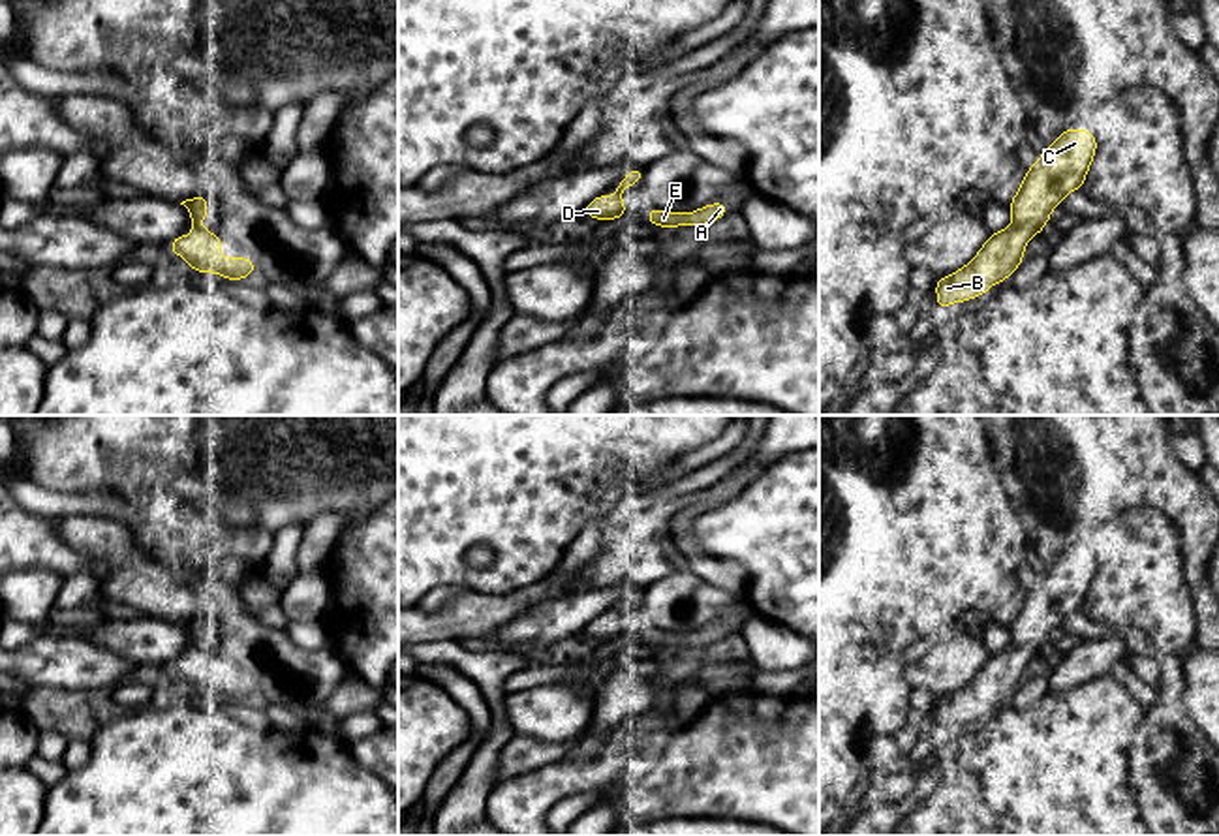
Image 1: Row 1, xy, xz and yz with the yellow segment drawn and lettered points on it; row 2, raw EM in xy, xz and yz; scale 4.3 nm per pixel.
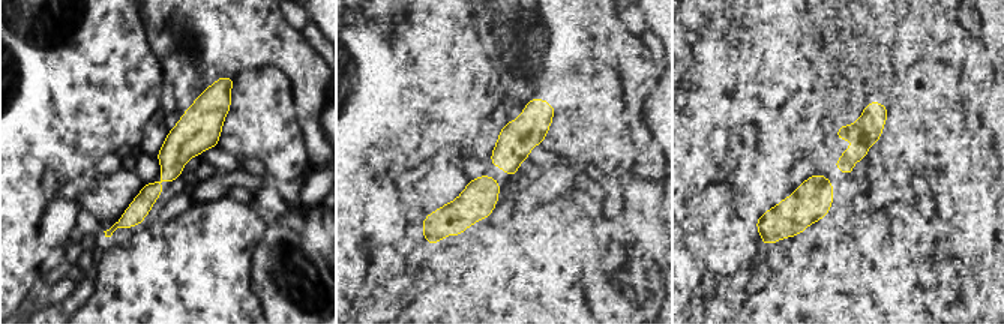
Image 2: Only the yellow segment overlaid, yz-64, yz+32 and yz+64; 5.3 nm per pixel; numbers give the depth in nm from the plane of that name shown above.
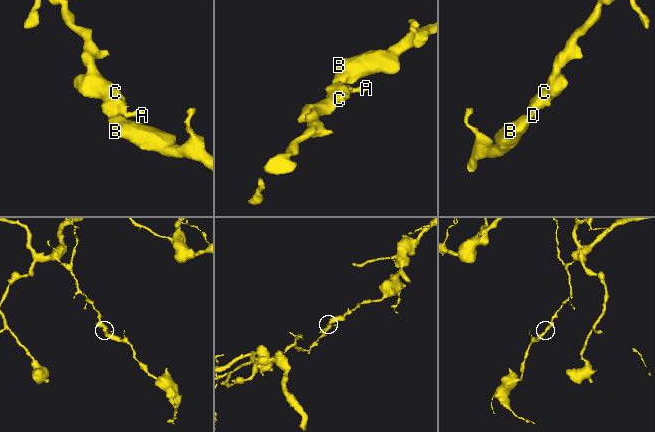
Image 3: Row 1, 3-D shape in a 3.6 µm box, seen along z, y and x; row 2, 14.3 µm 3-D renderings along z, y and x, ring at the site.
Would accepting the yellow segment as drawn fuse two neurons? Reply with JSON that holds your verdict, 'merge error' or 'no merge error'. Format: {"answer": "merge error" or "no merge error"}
{"answer": "no merge error"}

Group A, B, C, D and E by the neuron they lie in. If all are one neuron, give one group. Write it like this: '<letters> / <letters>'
A B C D E

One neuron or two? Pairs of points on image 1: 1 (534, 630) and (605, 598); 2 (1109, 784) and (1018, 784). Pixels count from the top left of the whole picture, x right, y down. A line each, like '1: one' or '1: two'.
1: one
2: one

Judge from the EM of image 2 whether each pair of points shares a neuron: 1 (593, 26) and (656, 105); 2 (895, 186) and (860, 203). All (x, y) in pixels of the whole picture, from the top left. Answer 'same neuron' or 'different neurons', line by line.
1: different neurons
2: same neuron

